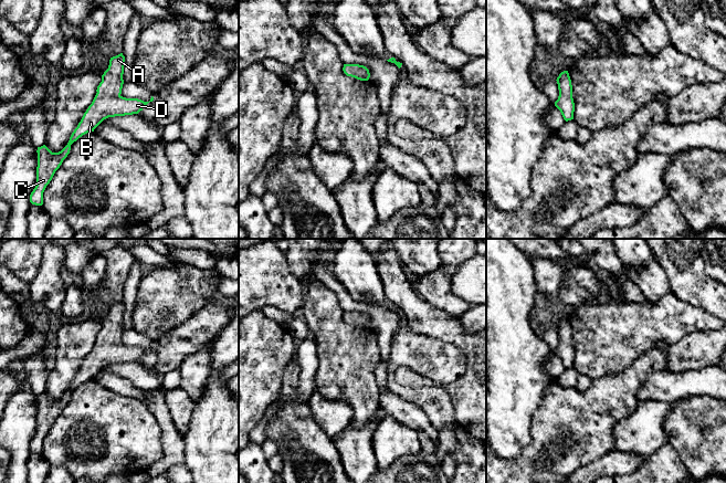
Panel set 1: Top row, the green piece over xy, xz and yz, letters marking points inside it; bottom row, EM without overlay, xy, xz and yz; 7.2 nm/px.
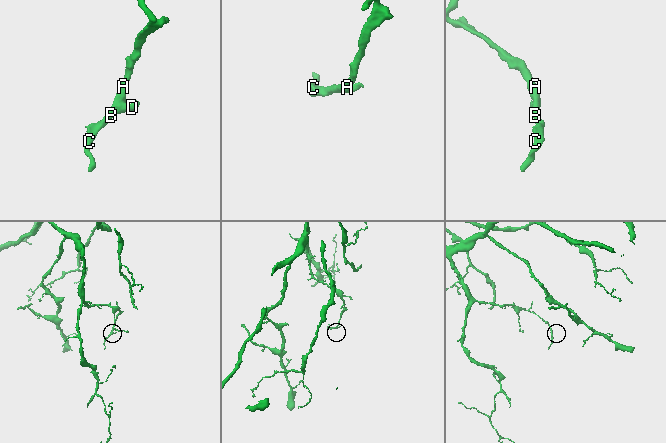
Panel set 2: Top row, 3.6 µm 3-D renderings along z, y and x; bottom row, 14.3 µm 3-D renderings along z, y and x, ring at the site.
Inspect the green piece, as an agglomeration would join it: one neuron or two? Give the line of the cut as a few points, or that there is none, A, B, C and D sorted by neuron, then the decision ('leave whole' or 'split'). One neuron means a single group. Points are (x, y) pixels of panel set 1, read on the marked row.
cut none; groups A B C D; leave whole

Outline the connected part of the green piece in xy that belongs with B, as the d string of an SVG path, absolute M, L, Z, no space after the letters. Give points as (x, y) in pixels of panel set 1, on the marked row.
M123 53L111 57L108 69L102 75L96 95L72 133L67 145L59 153L52 153L45 145L38 147L36 186L30 195L30 202L43 204L43 192L55 171L71 150L71 145L94 129L106 118L138 114L149 103L138 98L123 97L123 74L125 56Z

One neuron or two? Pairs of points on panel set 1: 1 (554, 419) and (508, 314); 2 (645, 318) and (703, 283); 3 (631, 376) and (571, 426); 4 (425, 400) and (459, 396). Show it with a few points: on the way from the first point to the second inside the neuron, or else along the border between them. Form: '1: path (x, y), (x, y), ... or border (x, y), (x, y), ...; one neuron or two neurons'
1: border (553, 379), (546, 386), (540, 403), (532, 418); two neurons
2: border (671, 293), (702, 310); two neurons
3: path (617, 390), (586, 418); one neuron
4: border (442, 388), (449, 396); two neurons

